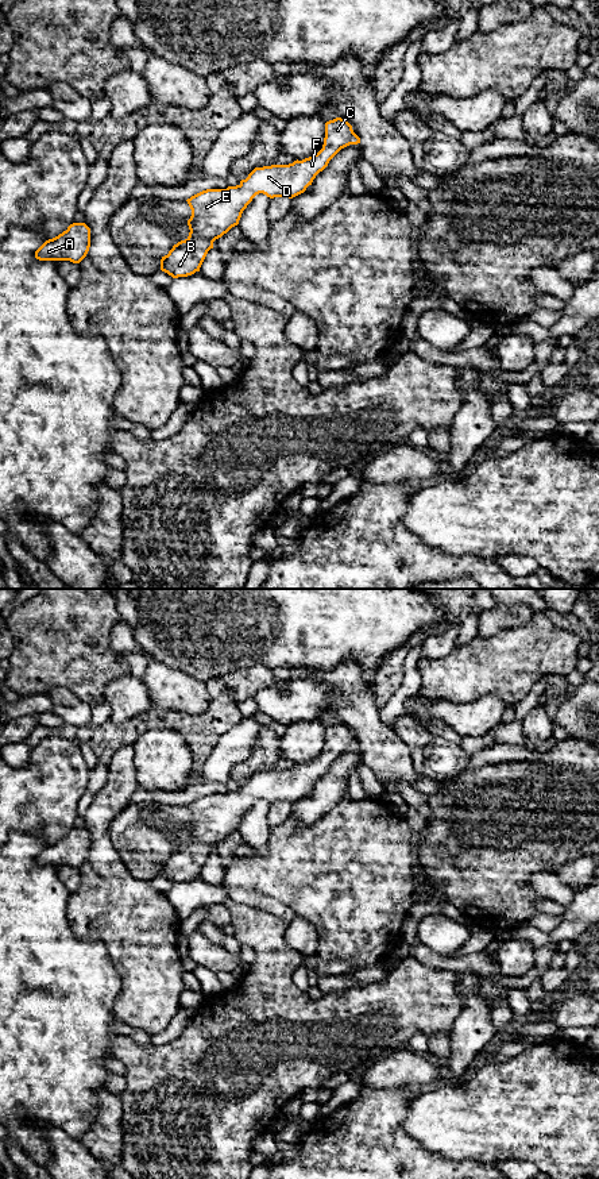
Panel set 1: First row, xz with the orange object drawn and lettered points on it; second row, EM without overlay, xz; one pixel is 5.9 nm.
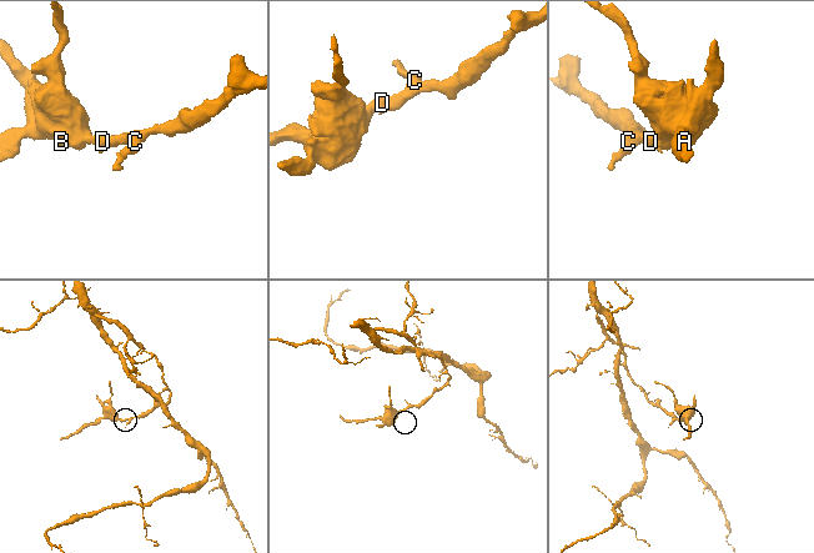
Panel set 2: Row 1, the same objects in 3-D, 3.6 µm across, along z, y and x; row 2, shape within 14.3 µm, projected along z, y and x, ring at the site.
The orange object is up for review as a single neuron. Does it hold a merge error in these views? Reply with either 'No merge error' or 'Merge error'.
No merge error

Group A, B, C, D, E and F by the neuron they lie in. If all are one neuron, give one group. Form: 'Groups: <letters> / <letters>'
Groups: A B C D E F

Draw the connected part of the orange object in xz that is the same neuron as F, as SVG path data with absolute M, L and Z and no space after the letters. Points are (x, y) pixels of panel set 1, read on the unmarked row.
M336 723L325 728L324 750L317 759L289 770L255 772L236 791L206 794L192 801L186 805L192 814L189 841L162 862L161 875L173 883L200 876L213 847L239 829L243 816L256 800L293 804L304 798L341 754L358 748L360 743L352 731Z

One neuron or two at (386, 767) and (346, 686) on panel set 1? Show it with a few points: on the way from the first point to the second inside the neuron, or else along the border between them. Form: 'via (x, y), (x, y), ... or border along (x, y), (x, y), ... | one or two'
via (381, 747), (355, 706) | one

